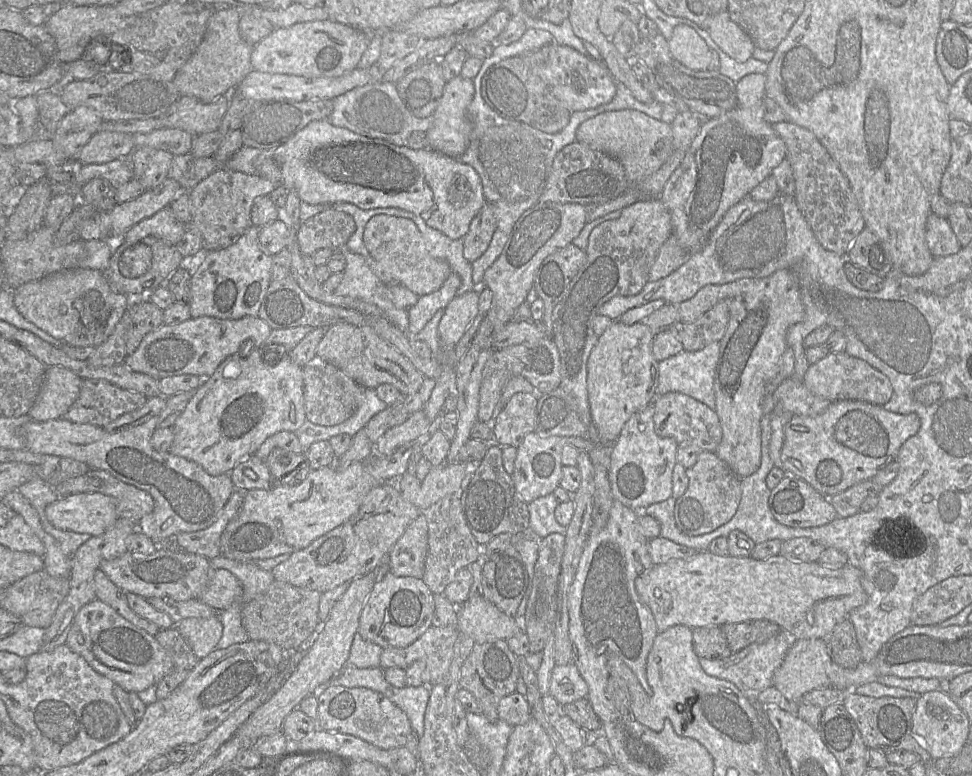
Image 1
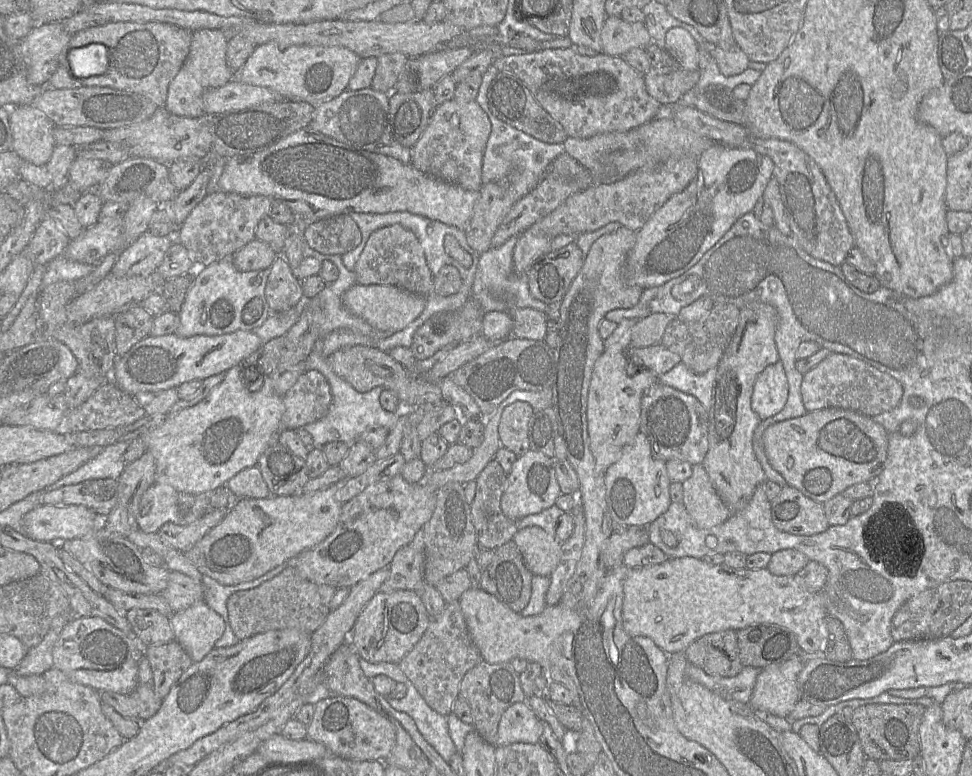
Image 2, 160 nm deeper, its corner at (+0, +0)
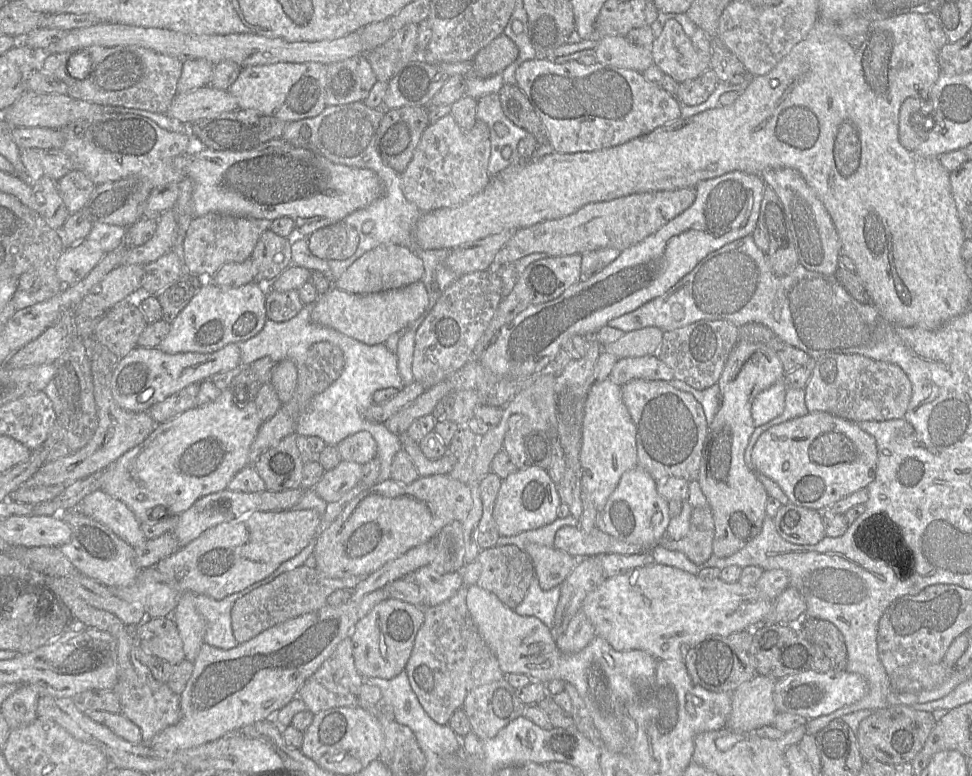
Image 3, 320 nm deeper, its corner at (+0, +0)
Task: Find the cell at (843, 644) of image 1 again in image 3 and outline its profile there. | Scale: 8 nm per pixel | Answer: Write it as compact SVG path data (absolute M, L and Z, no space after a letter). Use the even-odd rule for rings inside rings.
M804 617L798 623L798 629L813 646L821 647L829 658L832 669L846 671L847 648L842 633L833 623Z

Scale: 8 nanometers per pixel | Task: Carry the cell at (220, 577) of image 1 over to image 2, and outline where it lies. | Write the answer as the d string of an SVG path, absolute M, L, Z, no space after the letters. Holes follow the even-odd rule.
M170 571L168 586L160 594L168 601L173 613L183 611L204 598L202 584L178 571Z

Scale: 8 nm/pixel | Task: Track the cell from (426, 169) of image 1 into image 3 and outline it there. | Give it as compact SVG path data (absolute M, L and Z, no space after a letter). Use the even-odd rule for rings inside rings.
M277 138L246 151L218 151L205 148L192 155L174 158L173 166L193 181L194 217L221 213L238 217L275 220L290 217L295 223L290 244L314 231L342 221L383 193L376 172L336 164L309 149Z

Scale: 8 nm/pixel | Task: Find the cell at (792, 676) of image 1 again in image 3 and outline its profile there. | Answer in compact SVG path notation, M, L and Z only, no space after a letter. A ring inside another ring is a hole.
M755 675L734 690L725 727L734 732L754 732L772 725L778 713L773 701L775 682L775 679Z

